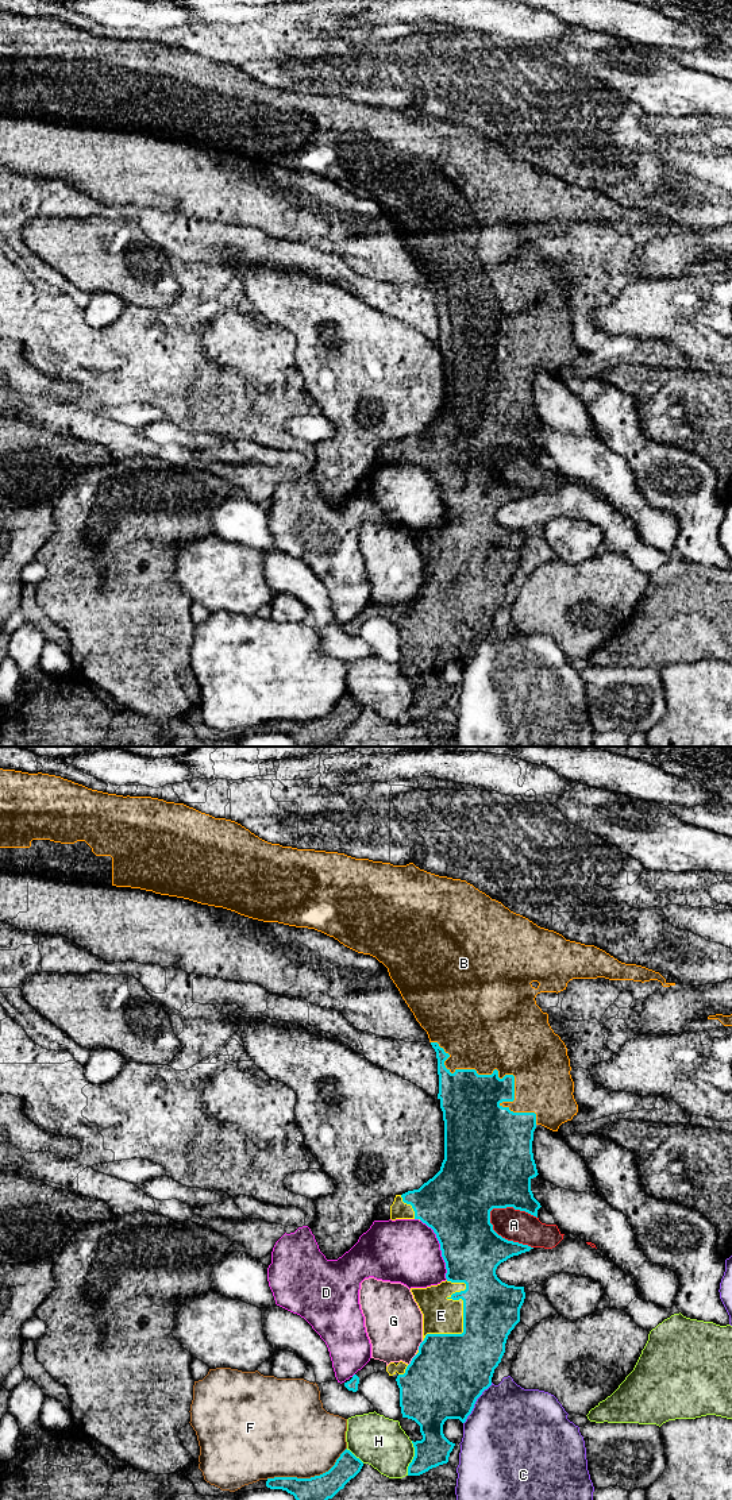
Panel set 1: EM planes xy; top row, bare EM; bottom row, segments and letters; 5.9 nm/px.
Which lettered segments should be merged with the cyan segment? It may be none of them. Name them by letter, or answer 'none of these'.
B, E

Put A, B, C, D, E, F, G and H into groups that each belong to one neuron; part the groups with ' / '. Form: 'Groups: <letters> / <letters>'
Groups: A / B E / C / D / F / G / H

